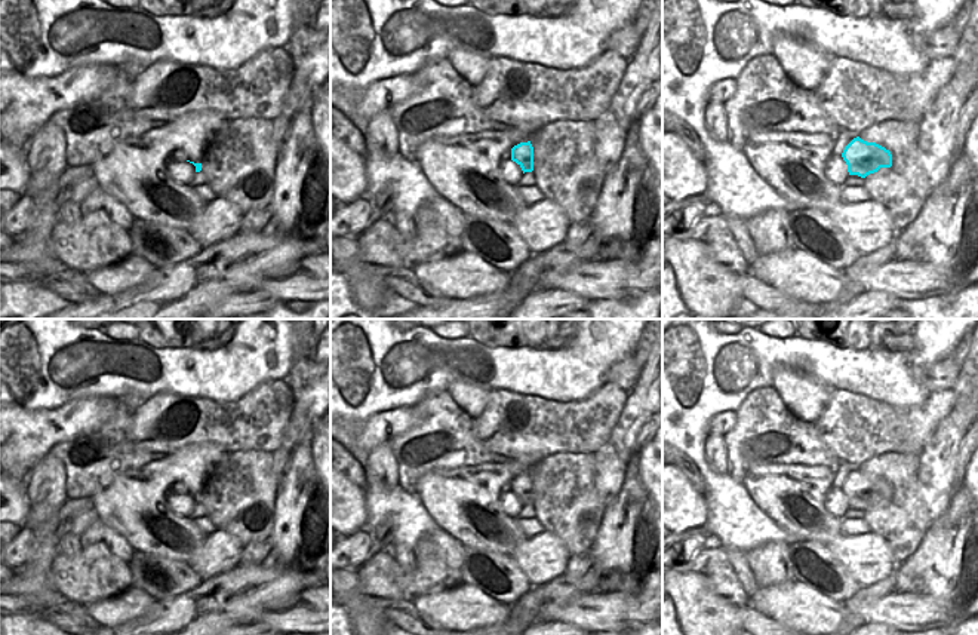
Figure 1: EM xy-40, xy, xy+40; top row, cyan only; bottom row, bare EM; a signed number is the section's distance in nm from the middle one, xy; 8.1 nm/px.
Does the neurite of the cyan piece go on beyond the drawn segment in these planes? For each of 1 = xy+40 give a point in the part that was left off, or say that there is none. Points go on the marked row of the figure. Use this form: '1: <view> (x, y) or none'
1: none

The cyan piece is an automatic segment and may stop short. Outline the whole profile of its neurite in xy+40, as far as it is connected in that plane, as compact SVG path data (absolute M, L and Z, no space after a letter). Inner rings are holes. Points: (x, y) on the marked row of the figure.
M859 136L854 138L842 153L848 165L849 175L865 178L877 172L880 168L892 166L892 154L876 142L867 142Z

